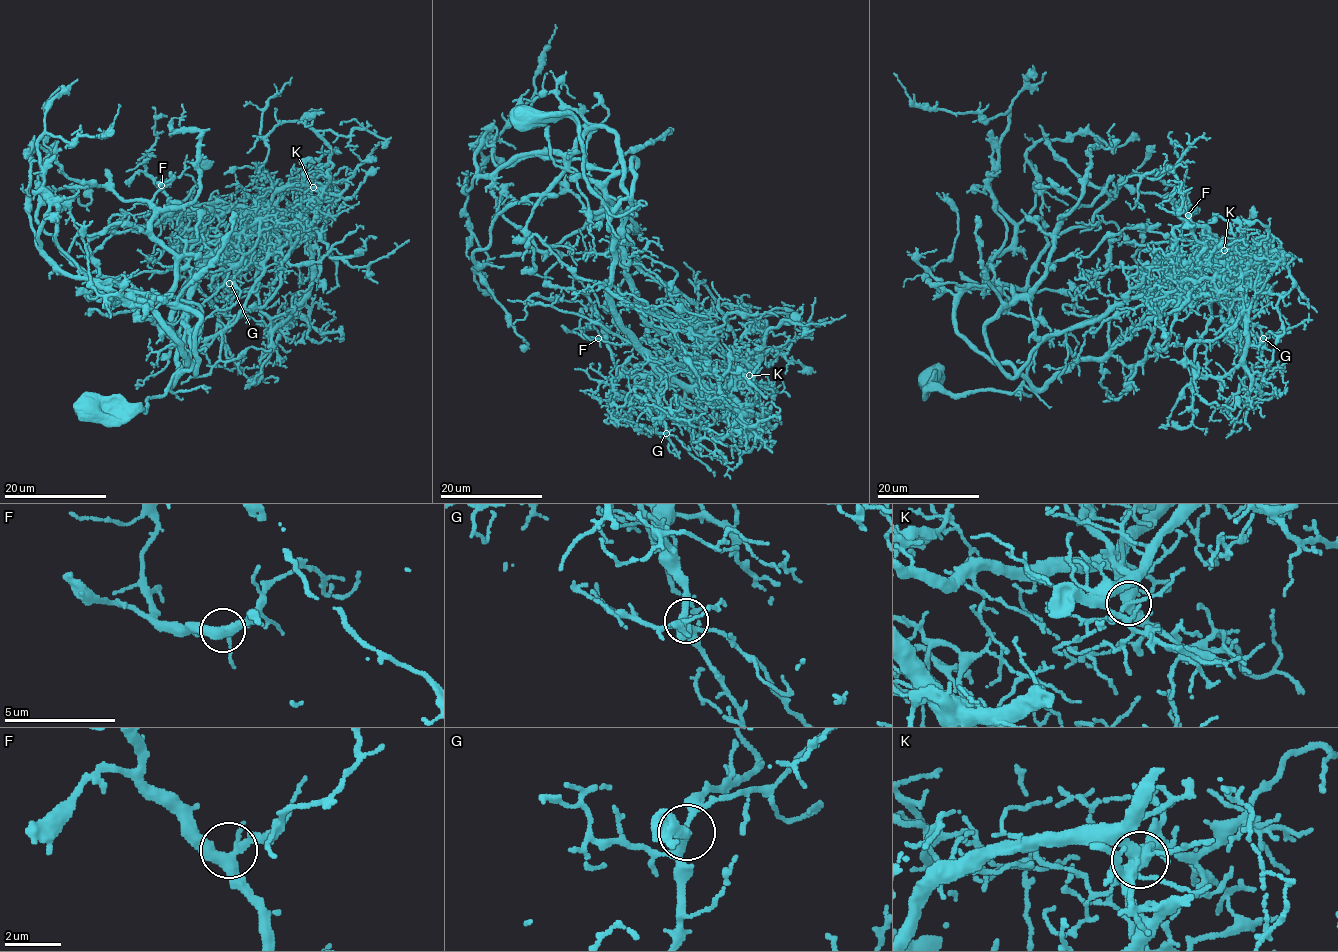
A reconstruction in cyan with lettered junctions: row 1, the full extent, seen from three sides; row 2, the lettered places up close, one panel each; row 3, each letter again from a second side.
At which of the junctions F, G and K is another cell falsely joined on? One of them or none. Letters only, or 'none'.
K

